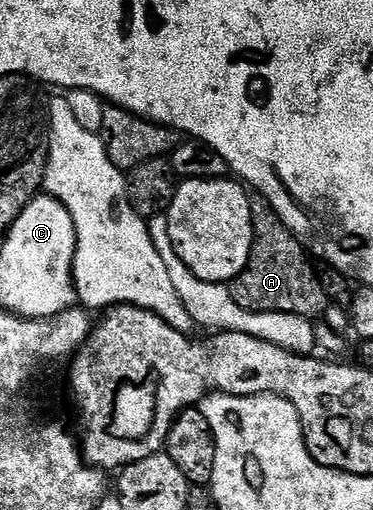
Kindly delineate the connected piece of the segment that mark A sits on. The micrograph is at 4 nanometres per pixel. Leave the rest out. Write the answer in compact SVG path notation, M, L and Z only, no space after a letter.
M254 193L250 195L250 212L254 240L248 257L248 265L229 284L232 297L240 309L251 313L275 311L315 317L328 306L326 290L322 288L319 272L314 272L311 256L302 242L284 225L284 221L272 209L268 197Z

